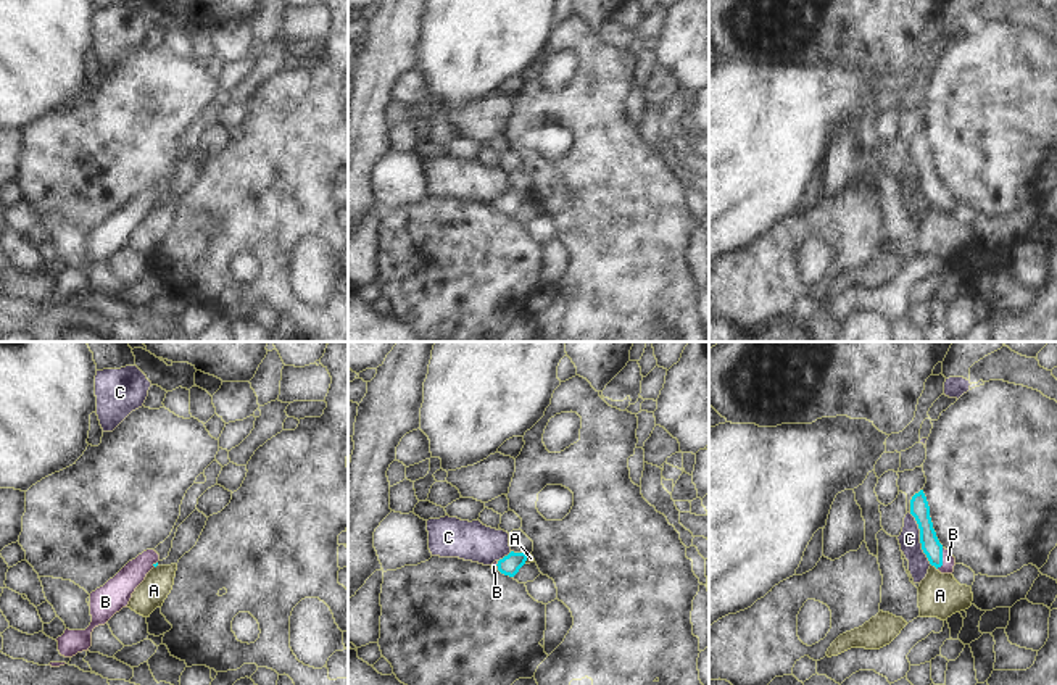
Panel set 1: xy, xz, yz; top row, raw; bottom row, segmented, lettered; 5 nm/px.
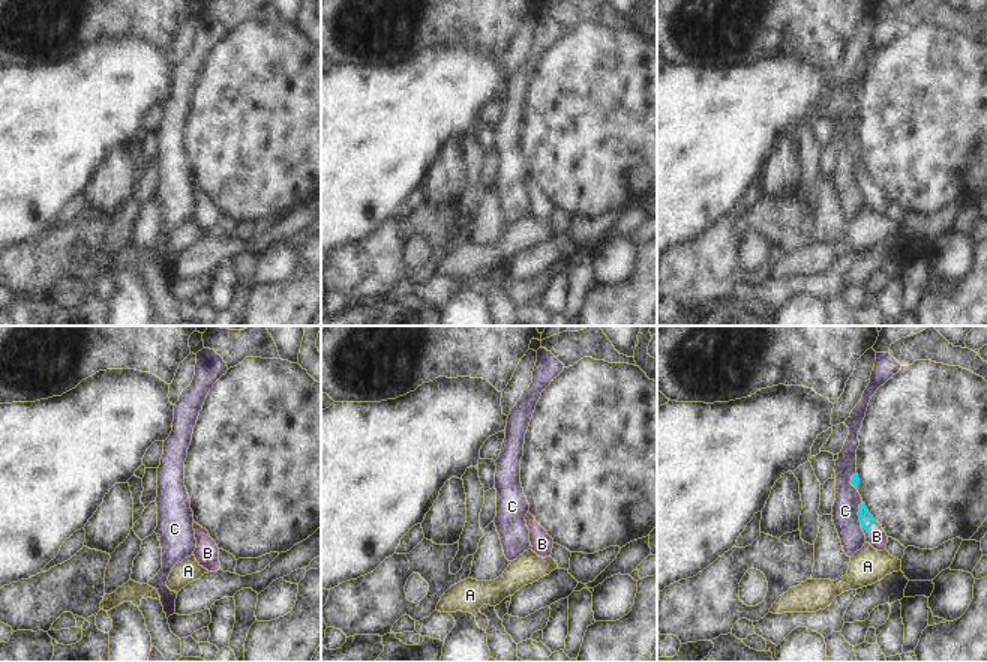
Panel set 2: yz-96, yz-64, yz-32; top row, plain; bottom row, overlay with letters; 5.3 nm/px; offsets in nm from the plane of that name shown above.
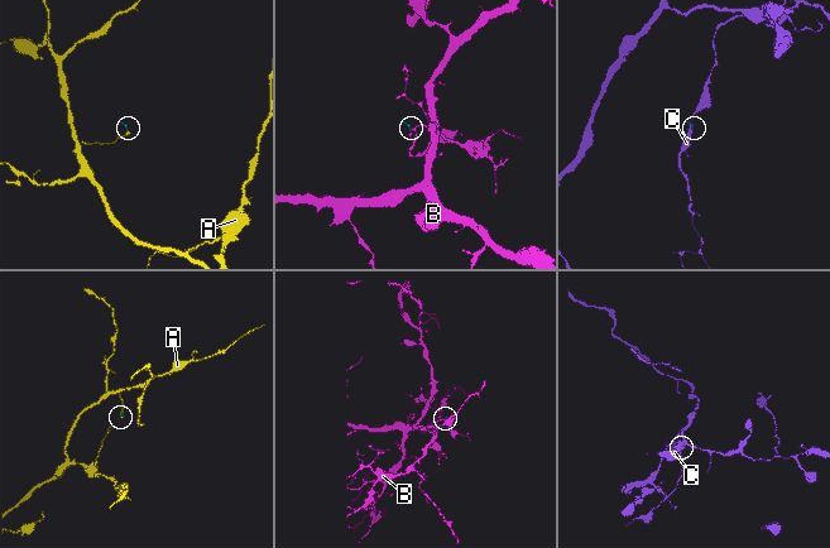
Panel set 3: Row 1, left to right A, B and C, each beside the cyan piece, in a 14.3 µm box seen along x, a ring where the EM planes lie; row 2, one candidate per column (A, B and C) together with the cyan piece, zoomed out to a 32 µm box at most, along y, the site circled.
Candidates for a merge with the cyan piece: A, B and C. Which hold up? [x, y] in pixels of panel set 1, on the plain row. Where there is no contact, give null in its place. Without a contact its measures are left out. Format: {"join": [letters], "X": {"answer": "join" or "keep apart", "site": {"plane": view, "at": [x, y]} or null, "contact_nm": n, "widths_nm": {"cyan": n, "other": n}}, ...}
{"join": ["B"], "A": {"answer": "keep apart", "site": {"plane": "yz", "at": [935, 205]}, "contact_nm": 40, "widths_nm": {"cyan": 90, "other": 220}}, "B": {"answer": "join", "site": {"plane": "yz", "at": [941, 199]}, "contact_nm": 110, "widths_nm": {"cyan": 90, "other": 60}}, "C": {"answer": "keep apart", "site": {"plane": "yz", "at": [920, 178]}, "contact_nm": 280, "widths_nm": {"cyan": 100, "other": 110}}}

